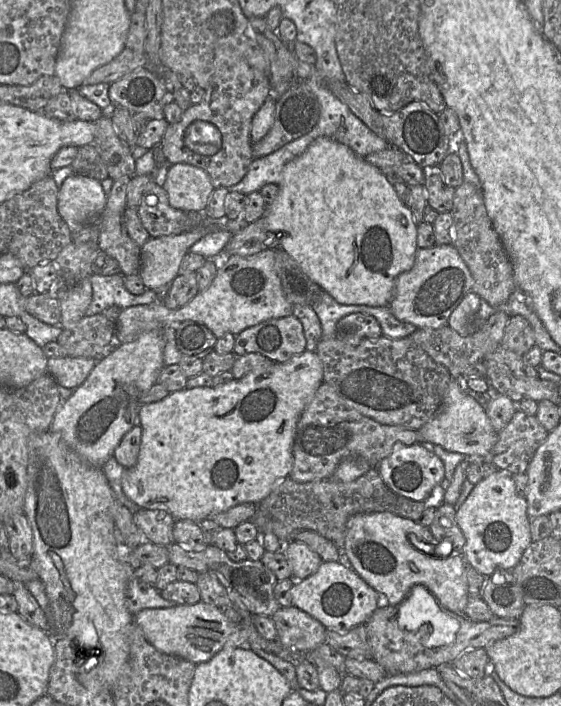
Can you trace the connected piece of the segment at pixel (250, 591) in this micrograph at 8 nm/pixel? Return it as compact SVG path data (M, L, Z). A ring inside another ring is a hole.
M175 542L168 545L167 548L169 562L176 567L184 566L198 573L213 571L226 588L230 599L239 608L246 608L252 614L271 617L281 607L274 595L274 587L278 580L261 560L245 559L240 562L234 562L229 559L224 550L214 544L209 544L202 551L194 551Z

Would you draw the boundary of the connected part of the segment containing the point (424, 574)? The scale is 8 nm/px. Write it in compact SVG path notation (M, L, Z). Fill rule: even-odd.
M375 512L352 516L347 522L344 544L349 565L375 591L384 594L391 605L400 604L414 586L423 585L443 608L457 614L463 614L469 596L465 571L467 563L463 556L457 549L453 549L451 555L445 558L423 553L409 542L408 535L410 533L416 534L424 542L436 544L430 528L391 512Z

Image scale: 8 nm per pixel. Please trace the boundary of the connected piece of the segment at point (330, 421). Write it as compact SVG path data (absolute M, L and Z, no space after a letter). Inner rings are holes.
M323 382L298 420L293 445L293 467L289 477L299 483L330 478L339 463L346 458L363 458L371 467L377 468L380 461L391 453L396 442L405 445L417 443L417 431L401 426L383 425L363 416L346 407L334 388Z

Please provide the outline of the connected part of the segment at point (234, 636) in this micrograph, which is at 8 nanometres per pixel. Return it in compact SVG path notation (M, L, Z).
M197 602L195 604L180 604L170 608L146 608L135 616L135 623L143 630L146 639L159 651L186 659L194 664L209 661L224 647L239 647L248 641L249 630L242 623L229 621L220 611L220 608Z

